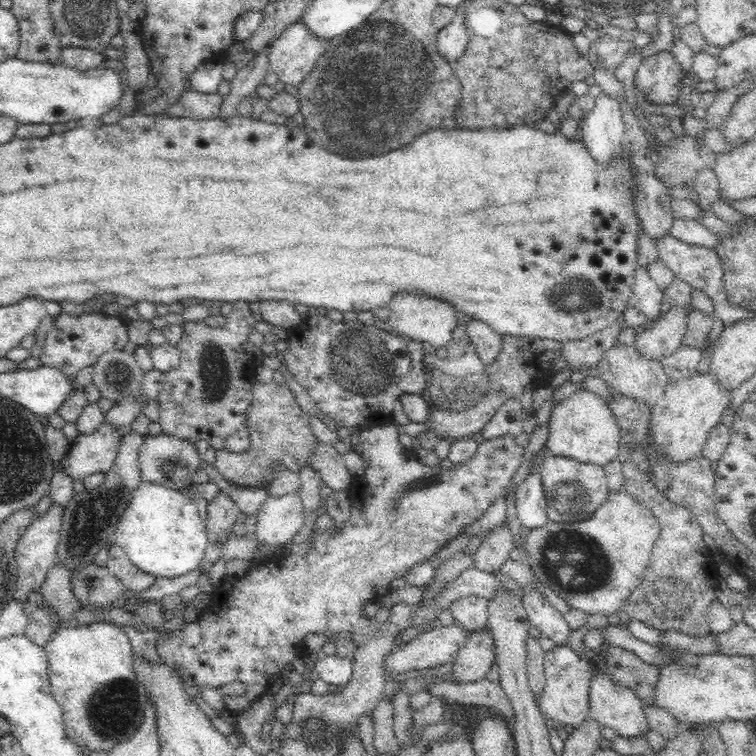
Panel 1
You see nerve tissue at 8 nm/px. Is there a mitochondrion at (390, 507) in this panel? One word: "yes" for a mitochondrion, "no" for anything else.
yes

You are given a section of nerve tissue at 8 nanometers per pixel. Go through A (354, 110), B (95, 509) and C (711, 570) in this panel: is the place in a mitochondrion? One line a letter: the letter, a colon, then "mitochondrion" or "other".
A: mitochondrion
B: mitochondrion
C: other

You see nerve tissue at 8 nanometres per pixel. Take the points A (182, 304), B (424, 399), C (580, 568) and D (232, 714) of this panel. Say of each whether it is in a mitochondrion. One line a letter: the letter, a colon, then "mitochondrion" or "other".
A: other
B: other
C: mitochondrion
D: other

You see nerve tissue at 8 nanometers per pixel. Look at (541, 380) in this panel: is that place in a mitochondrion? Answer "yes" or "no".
no

